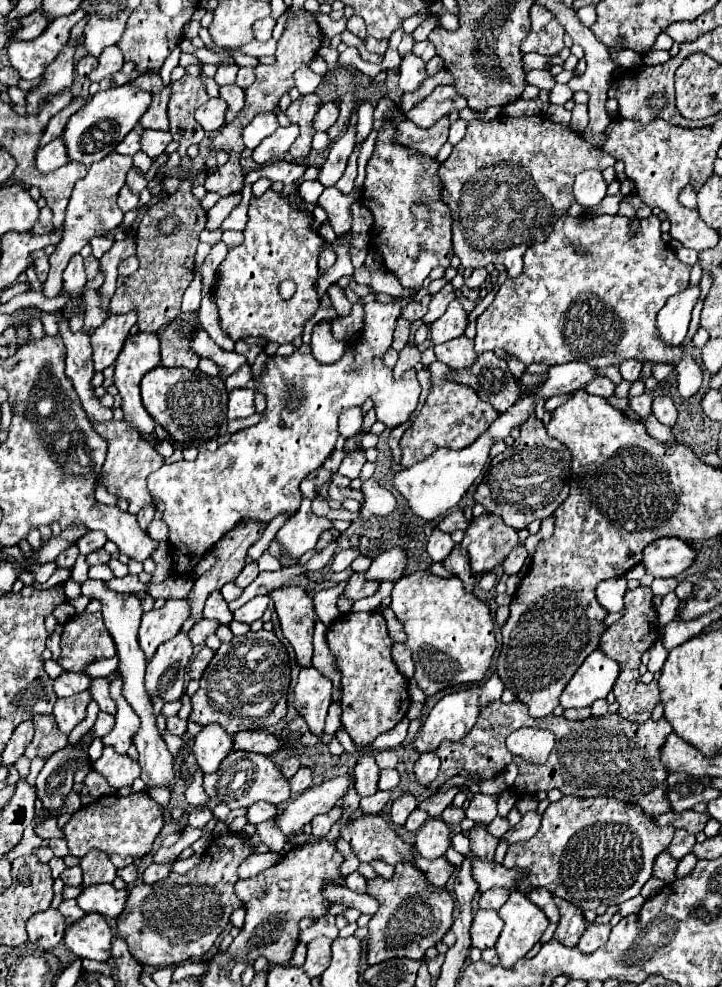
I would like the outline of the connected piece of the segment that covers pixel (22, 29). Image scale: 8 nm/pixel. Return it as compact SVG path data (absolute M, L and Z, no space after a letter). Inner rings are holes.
M33 11L31 15L21 17L19 21L21 21L21 25L17 29L13 29L11 41L31 41L31 39L37 39L45 31L45 27L49 25L49 21L43 17L41 11Z

